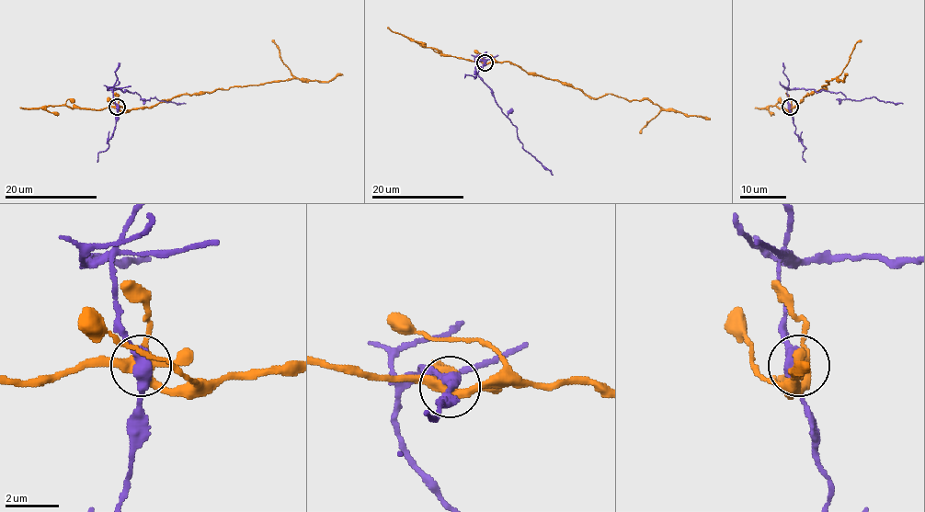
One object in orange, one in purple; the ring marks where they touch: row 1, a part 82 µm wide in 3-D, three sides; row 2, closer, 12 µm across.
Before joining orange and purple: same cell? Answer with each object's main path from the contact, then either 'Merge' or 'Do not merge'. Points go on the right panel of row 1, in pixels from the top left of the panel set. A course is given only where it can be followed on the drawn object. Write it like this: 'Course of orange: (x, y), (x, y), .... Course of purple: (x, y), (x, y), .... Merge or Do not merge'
Course of orange: (791, 108), (791, 110), (806, 95), (826, 89), (821, 86), (827, 81), (843, 82), (847, 73). Course of purple: (791, 108), (787, 91), (792, 89), (841, 92), (855, 100), (875, 96), (879, 100), (902, 104). Do not merge

